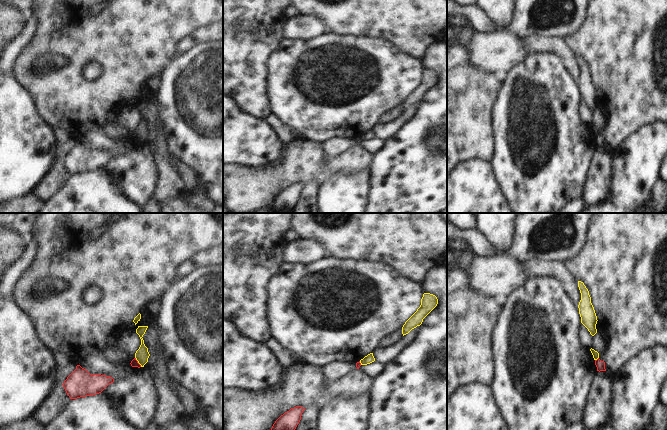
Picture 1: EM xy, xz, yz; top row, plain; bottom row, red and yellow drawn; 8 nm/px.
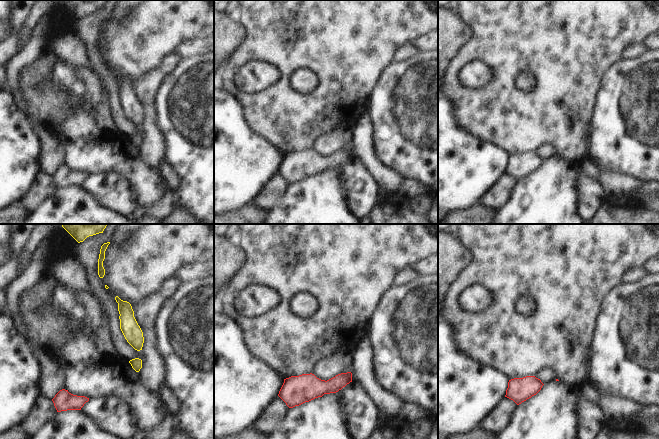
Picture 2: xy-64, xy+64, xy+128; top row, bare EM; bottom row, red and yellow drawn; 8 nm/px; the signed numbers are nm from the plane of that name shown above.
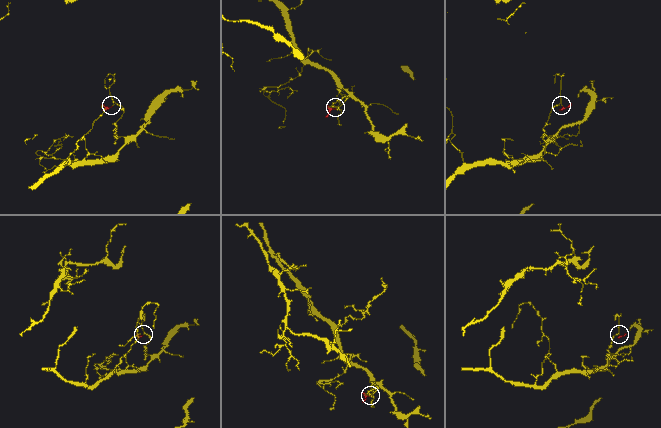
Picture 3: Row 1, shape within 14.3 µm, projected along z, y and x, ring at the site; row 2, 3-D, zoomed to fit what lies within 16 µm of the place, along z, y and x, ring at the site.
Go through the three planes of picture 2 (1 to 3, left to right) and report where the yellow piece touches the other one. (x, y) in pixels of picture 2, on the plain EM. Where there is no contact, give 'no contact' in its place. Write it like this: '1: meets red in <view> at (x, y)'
1: no contact
2: no contact
3: no contact

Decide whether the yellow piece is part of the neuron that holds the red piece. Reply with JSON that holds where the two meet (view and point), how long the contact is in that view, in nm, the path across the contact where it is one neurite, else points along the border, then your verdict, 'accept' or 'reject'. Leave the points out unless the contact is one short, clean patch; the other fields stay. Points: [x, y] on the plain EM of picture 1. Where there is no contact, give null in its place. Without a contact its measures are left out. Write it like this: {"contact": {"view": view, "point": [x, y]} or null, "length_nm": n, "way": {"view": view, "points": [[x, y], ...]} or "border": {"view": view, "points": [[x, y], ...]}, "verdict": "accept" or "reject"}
{"contact": {"view": "xy", "point": [137, 138]}, "length_nm": 90, "border": {"view": "xy", "points": [[135, 133], [141, 142]]}, "verdict": "reject"}

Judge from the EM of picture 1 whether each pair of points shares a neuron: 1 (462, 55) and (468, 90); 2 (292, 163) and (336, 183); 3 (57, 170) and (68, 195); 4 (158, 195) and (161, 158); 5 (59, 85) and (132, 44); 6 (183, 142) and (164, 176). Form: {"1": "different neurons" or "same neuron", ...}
{"1": "different neurons", "2": "different neurons", "3": "different neurons", "4": "same neuron", "5": "same neuron", "6": "different neurons"}

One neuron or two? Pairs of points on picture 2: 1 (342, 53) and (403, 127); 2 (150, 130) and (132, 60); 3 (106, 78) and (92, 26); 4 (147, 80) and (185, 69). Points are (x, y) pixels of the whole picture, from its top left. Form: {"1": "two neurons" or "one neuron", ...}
{"1": "two neurons", "2": "two neurons", "3": "one neuron", "4": "two neurons"}

